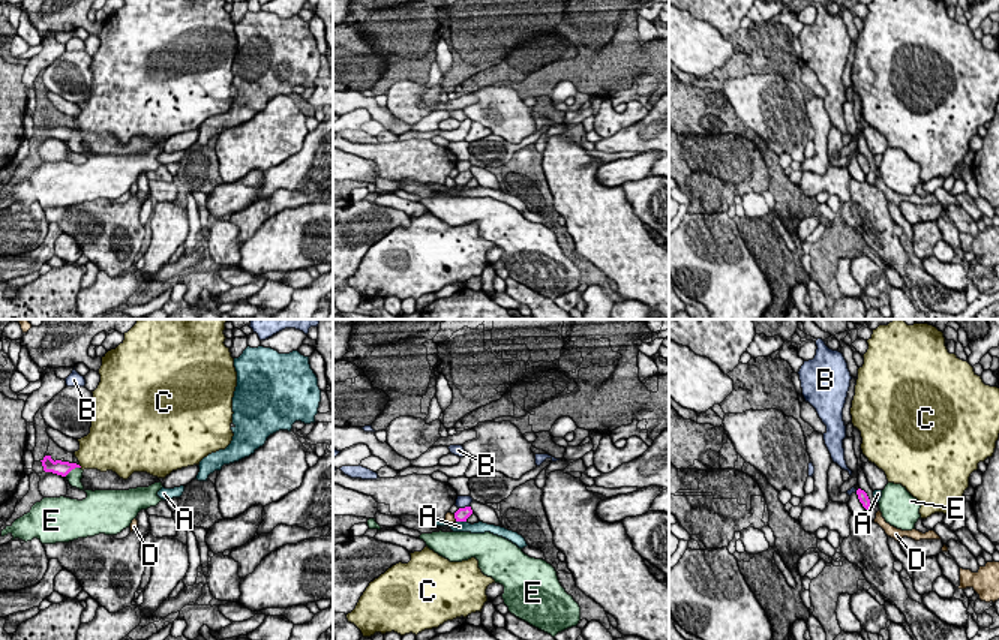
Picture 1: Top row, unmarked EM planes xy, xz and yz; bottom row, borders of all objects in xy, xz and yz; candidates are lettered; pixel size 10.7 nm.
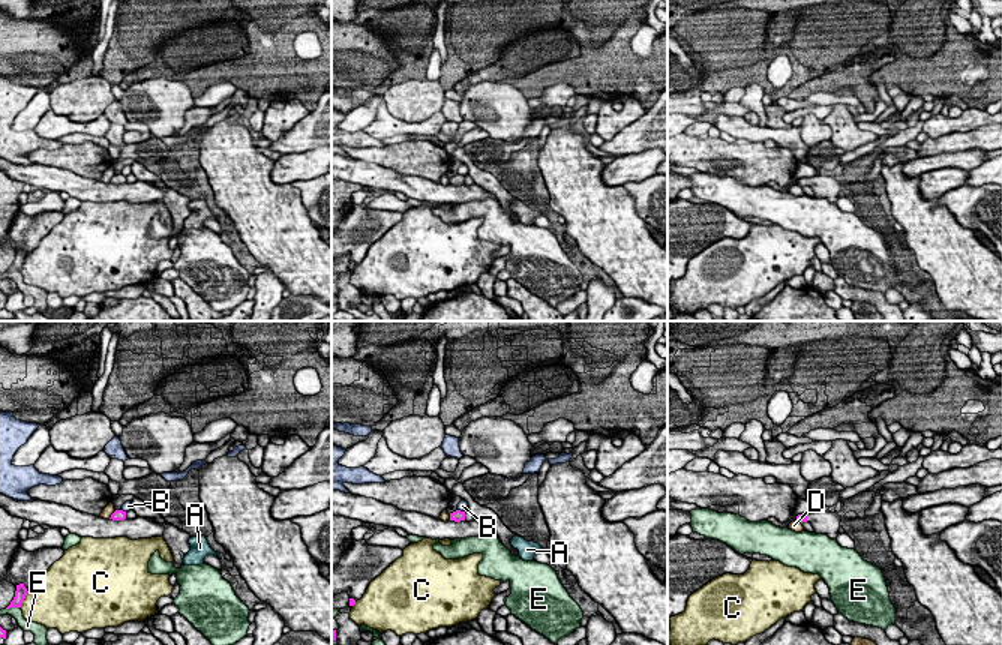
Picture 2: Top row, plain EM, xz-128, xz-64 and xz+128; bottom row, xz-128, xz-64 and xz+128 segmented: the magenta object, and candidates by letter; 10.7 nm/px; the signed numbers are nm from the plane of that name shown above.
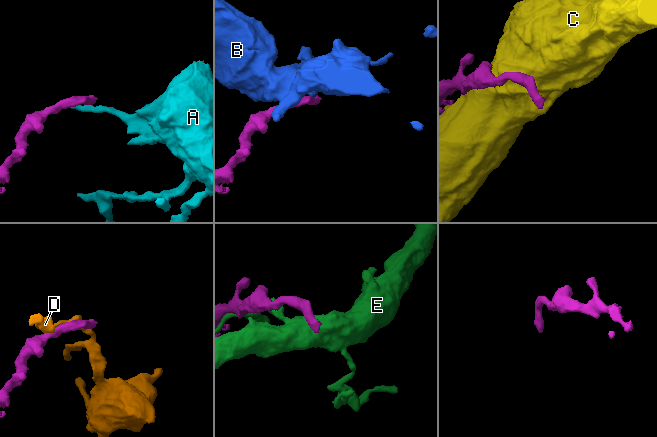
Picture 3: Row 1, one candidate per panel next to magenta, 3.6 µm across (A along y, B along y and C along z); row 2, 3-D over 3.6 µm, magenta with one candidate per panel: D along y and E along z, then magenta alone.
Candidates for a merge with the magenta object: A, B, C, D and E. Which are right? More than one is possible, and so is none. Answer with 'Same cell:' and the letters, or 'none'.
Same cell: none

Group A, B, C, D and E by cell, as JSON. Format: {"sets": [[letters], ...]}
{"sets": [["A"], ["B"], ["C"], ["D"], ["E"]]}

